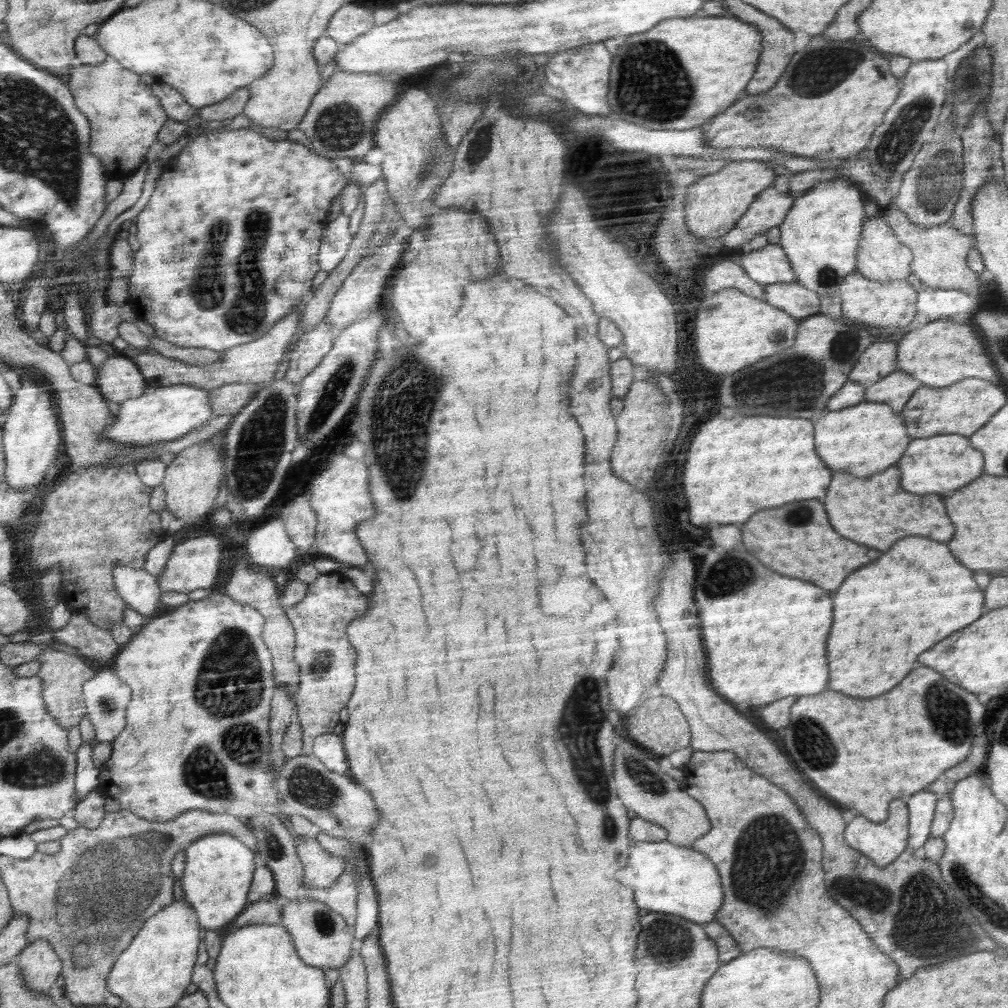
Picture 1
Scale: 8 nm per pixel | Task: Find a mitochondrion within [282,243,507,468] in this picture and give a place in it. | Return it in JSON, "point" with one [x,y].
{"point":[334,392]}

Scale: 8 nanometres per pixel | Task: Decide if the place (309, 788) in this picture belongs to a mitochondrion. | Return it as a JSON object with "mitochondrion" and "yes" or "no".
{"mitochondrion":"yes"}

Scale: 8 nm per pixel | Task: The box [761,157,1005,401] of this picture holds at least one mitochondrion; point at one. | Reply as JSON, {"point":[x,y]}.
{"point":[826,277]}

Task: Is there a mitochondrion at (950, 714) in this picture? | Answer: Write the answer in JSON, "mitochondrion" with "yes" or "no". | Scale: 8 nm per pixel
{"mitochondrion":"yes"}

